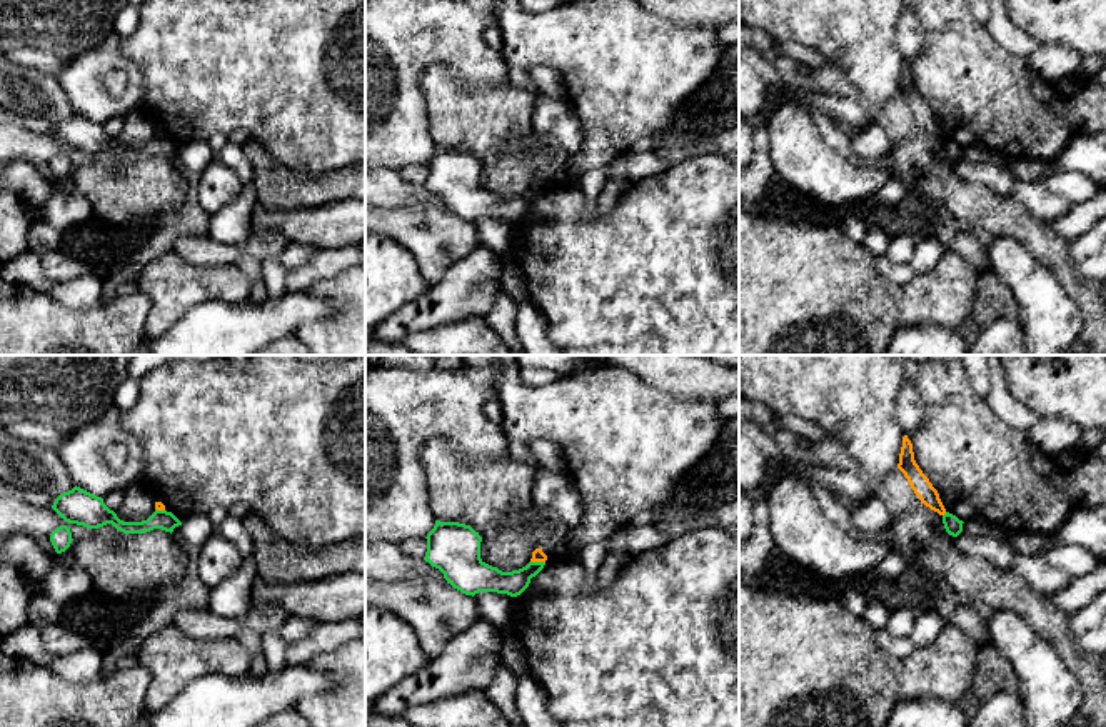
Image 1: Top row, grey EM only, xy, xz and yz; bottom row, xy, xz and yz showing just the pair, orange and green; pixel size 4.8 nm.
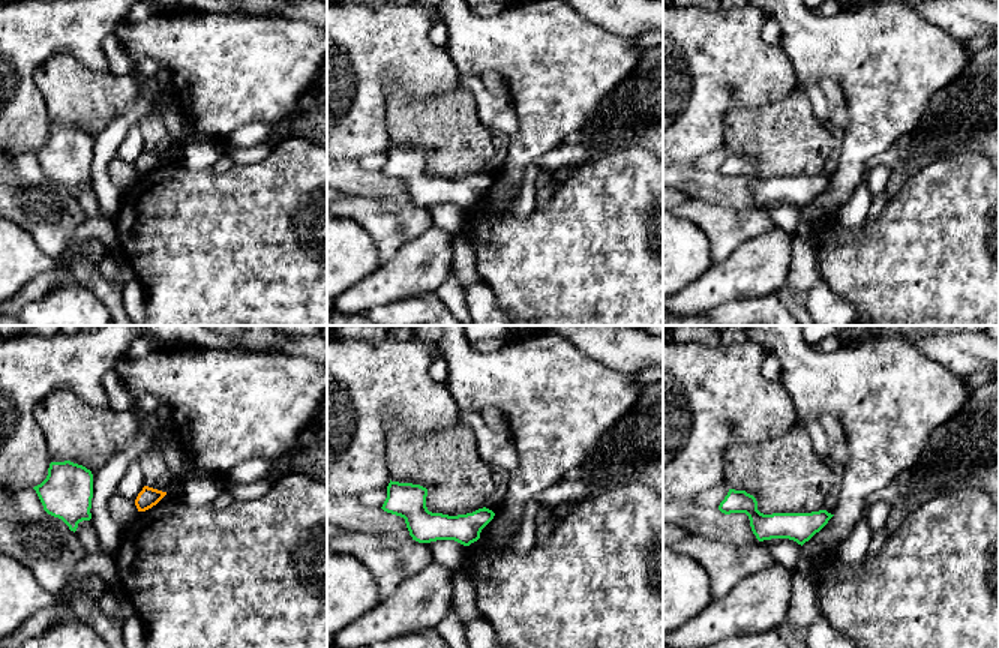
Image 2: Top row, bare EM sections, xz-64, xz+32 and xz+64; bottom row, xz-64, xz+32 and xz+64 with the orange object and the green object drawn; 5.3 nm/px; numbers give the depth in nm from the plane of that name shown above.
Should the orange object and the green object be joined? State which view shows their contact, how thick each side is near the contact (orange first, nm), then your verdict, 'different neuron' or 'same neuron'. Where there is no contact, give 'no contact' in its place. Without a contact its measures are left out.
contact in xz; calibres 60 and 130 nm; different neuron

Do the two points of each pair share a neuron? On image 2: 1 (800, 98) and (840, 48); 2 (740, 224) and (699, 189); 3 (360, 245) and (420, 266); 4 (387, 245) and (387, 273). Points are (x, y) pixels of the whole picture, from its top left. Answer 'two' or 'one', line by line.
1: two
2: two
3: two
4: two

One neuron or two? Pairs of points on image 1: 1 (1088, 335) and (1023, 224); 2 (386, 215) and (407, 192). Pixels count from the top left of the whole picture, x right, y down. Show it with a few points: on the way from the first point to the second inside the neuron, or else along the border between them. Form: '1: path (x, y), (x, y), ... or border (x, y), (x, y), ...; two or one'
1: path (1088, 307), (1088, 297), (1068, 277), (1051, 252); one
2: border (436, 205), (382, 207); two

